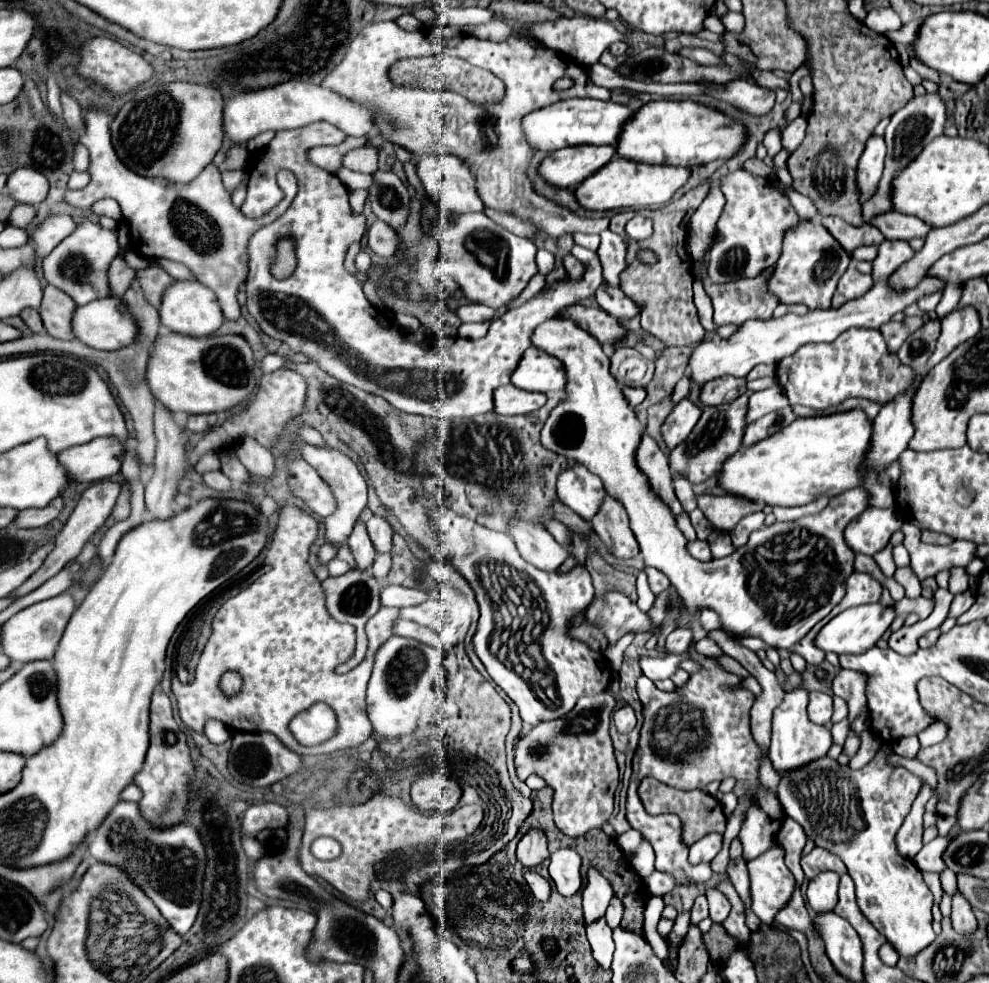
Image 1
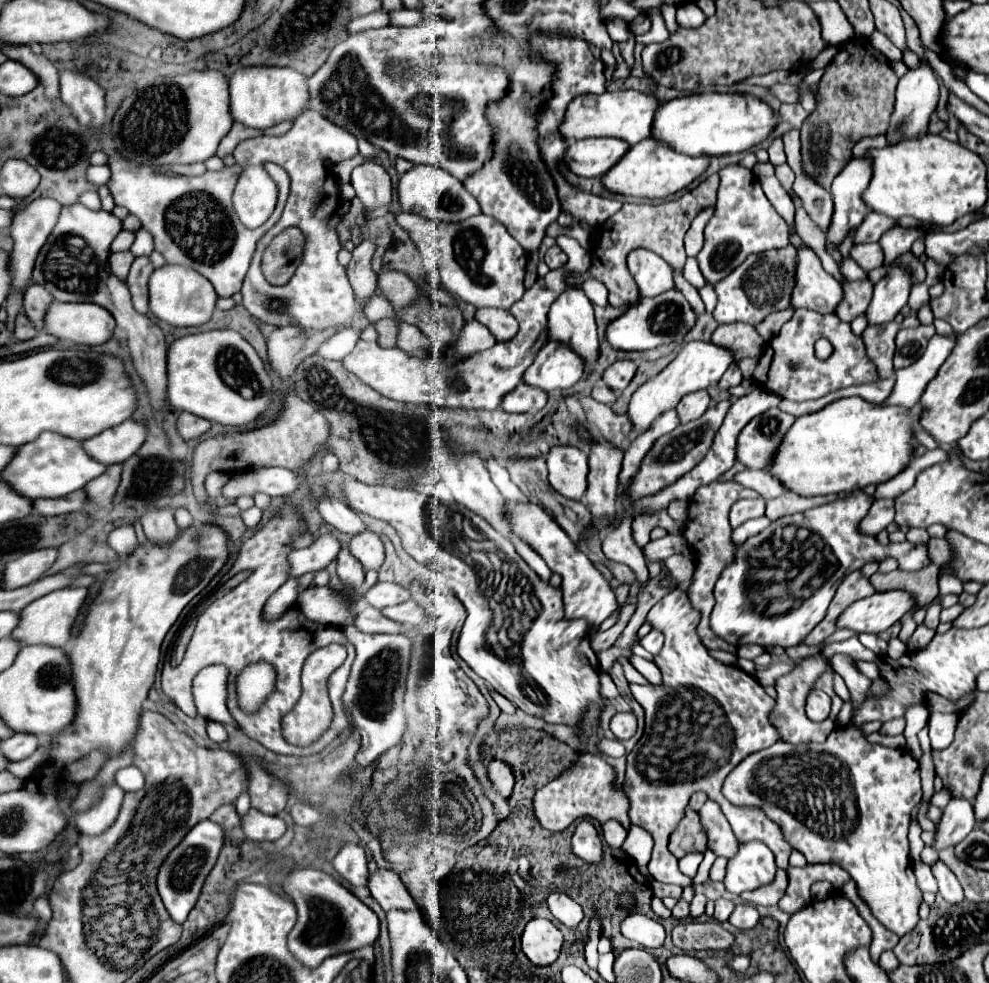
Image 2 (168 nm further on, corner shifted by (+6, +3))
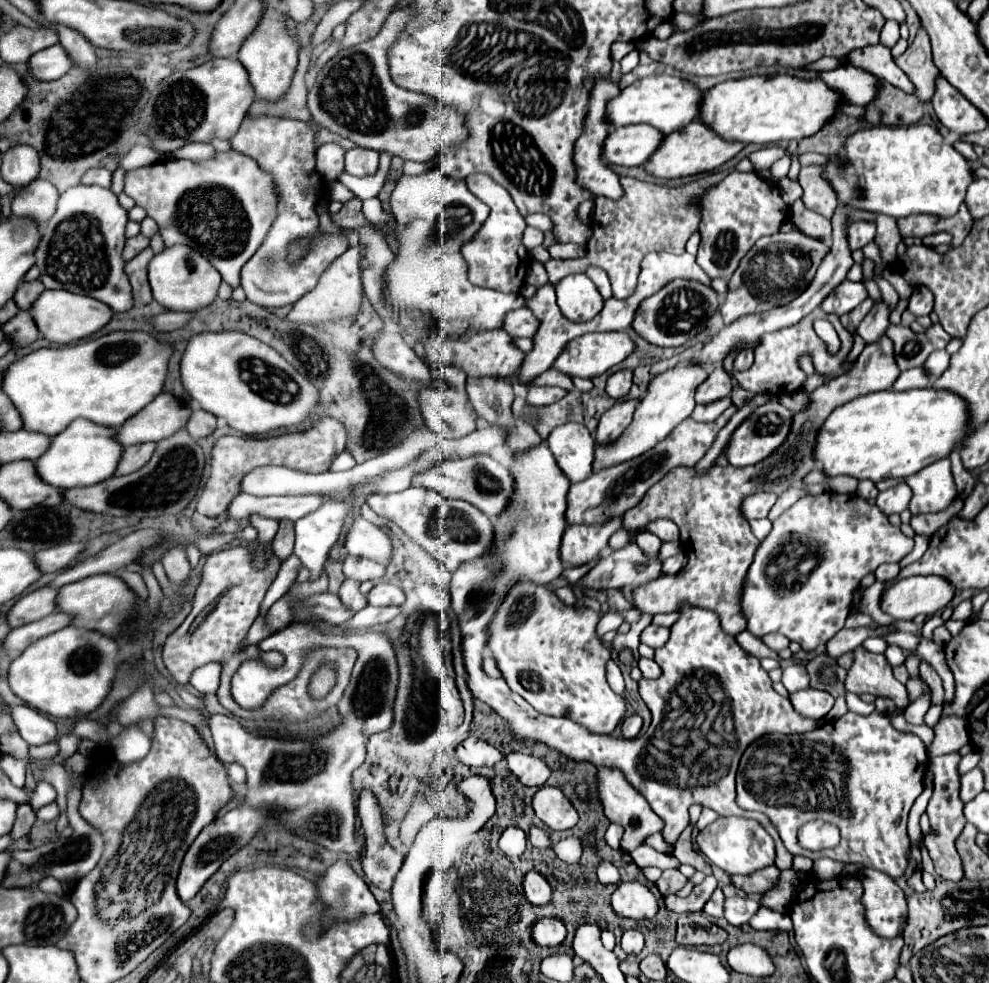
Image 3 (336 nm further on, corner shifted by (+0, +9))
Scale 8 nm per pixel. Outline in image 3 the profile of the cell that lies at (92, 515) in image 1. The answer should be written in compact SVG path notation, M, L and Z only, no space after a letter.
M153 442L143 444L143 446L125 448L123 454L121 454L121 460L119 460L119 464L117 464L115 476L125 476L125 474L131 474L131 472L139 470L143 464L149 462L153 450L155 450L155 444L153 444Z

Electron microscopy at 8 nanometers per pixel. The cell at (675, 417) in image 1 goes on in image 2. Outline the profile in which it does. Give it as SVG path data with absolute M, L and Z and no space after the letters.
M697 390L693 394L685 394L677 406L677 414L681 418L681 422L691 422L695 418L701 418L705 414L705 410L711 404L711 396L707 390Z

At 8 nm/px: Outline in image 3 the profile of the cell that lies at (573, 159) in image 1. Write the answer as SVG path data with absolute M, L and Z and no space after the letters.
M653 126L613 128L603 142L603 160L613 166L641 166L655 152L663 134Z

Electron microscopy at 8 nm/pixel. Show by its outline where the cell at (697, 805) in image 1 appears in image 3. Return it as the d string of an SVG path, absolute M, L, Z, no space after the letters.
M689 824L679 840L675 842L675 858L681 862L681 864L691 864L695 870L701 870L705 874L711 874L711 864L705 860L705 856L697 850L695 842L693 842L693 832L695 832L695 824Z

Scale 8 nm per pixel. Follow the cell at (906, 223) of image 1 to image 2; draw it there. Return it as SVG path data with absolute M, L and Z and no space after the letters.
M871 212L867 214L867 218L863 220L863 224L855 230L853 234L853 242L855 244L863 244L863 242L877 242L881 238L883 232L887 232L889 228L895 226L893 218L887 218L883 214Z

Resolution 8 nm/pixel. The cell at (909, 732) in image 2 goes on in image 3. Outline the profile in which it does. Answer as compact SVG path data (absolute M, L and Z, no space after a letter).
M857 646L853 650L853 666L847 672L845 688L847 692L861 694L869 692L876 696L884 696L892 699L897 708L905 710L909 704L907 688L895 679L891 666L887 664L883 654L873 654L863 650L863 646Z

